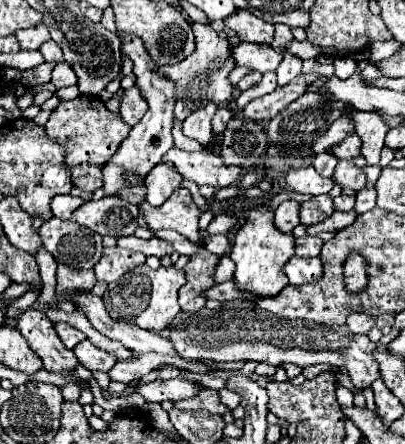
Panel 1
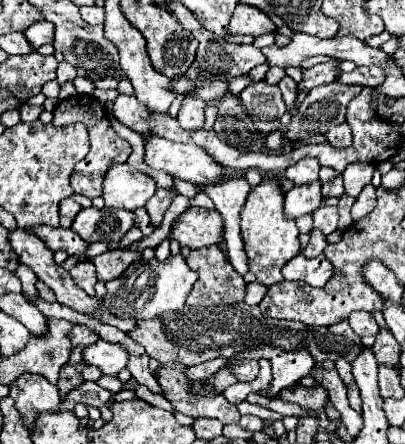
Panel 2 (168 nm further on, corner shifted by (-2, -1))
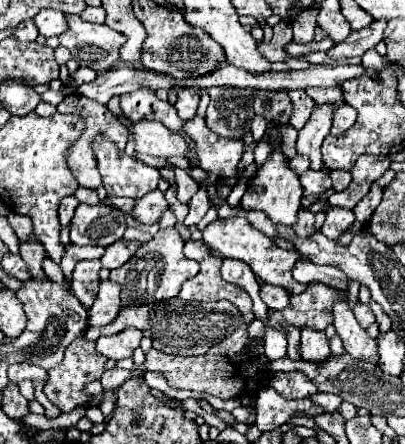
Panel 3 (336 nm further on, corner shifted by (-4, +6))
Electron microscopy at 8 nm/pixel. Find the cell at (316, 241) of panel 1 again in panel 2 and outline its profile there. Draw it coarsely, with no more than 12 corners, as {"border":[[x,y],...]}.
{"border":[[311,230],[311,240],[303,254],[317,258],[327,246],[325,236]]}

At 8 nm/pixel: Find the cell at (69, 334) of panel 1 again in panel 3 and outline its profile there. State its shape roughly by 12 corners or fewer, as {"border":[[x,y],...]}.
{"border":[[101,281],[89,309],[91,327],[109,325],[121,309],[119,283]]}

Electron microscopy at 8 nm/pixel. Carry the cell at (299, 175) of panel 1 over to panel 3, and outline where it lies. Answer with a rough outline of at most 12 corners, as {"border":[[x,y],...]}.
{"border":[[335,105],[315,107],[299,131],[297,151],[323,165],[319,149],[329,135]]}

